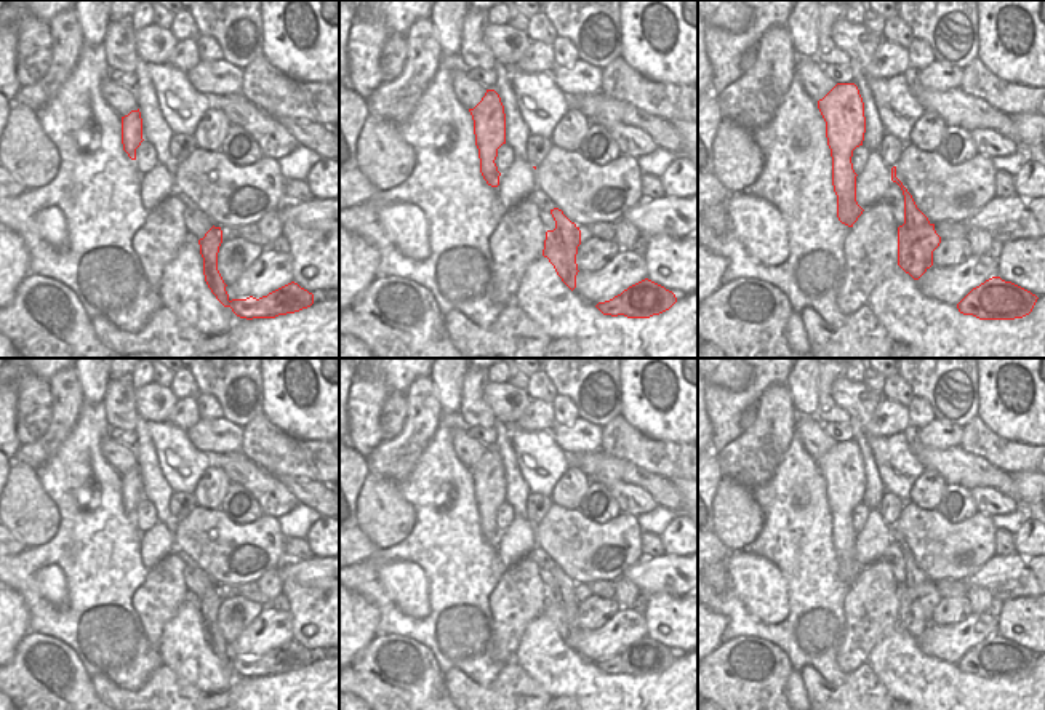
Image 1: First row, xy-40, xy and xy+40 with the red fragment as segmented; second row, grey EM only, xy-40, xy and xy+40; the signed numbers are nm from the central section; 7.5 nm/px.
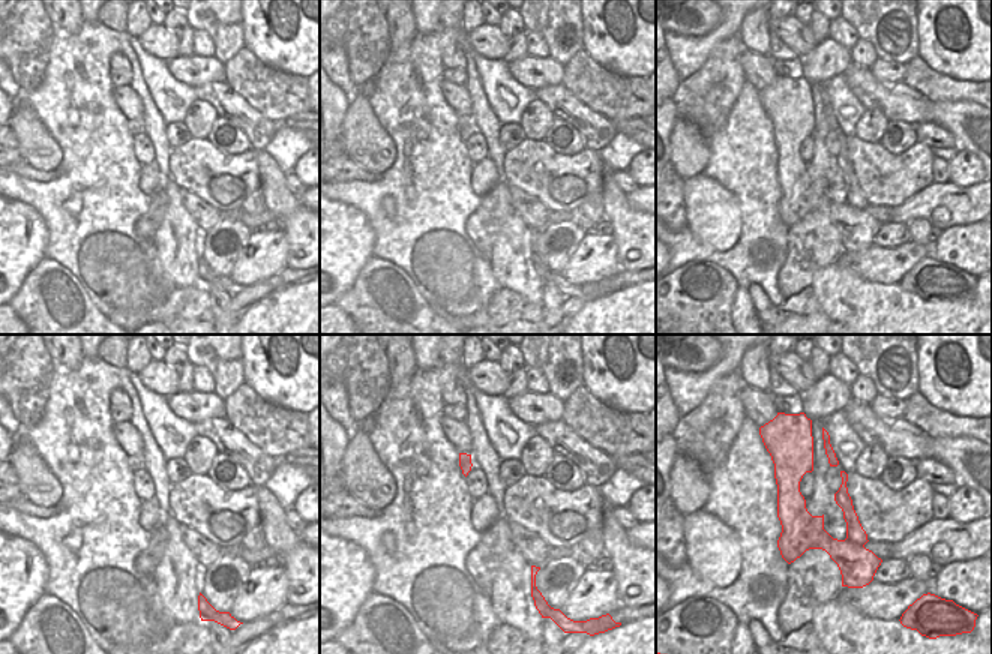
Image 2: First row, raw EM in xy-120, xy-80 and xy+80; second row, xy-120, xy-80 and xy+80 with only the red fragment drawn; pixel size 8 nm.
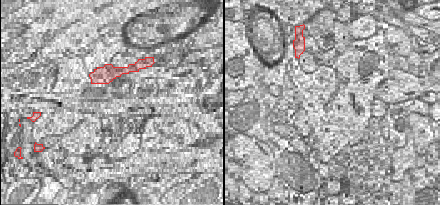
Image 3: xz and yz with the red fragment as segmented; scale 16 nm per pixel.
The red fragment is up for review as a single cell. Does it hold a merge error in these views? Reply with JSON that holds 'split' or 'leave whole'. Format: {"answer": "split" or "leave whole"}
{"answer": "split"}

